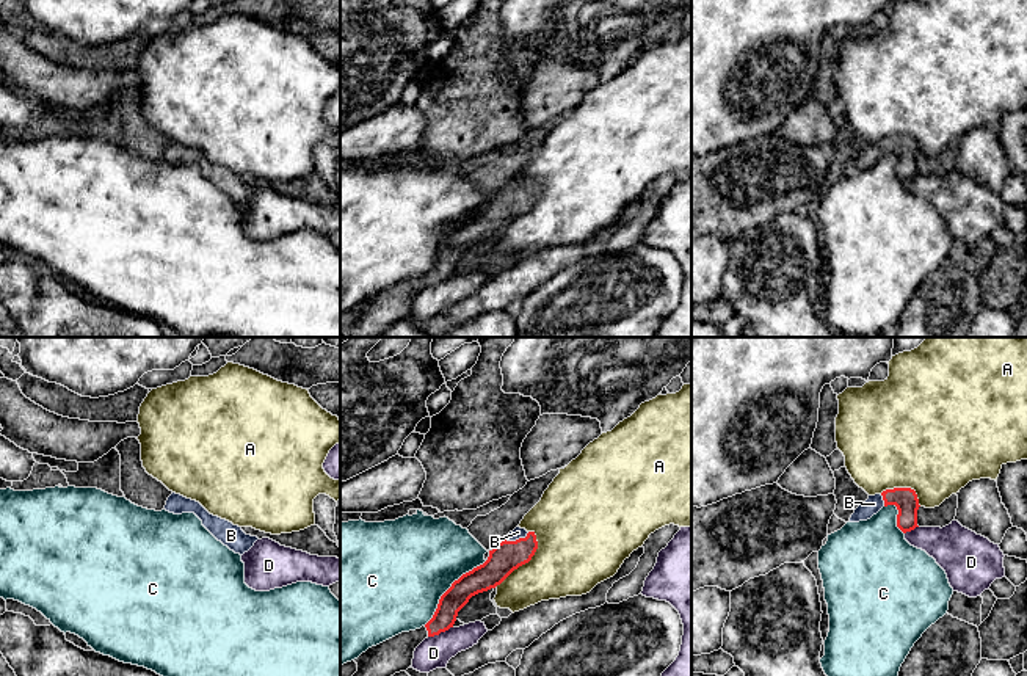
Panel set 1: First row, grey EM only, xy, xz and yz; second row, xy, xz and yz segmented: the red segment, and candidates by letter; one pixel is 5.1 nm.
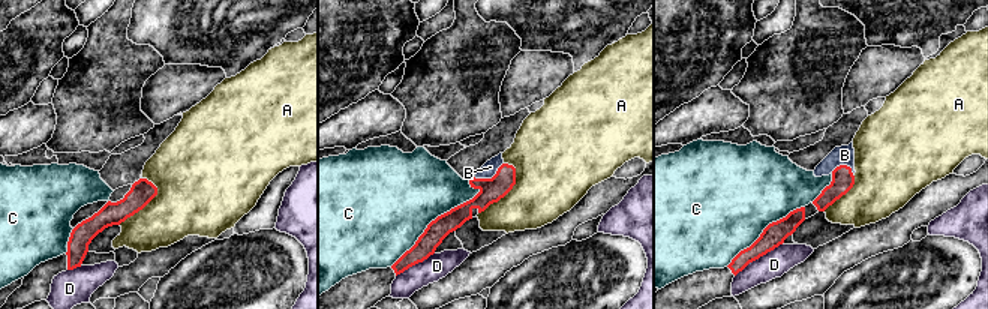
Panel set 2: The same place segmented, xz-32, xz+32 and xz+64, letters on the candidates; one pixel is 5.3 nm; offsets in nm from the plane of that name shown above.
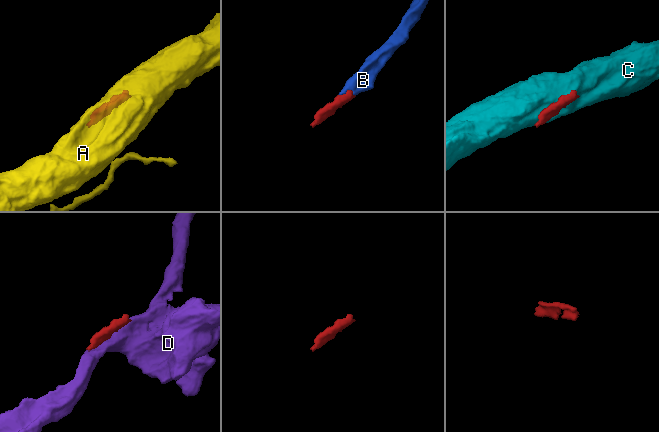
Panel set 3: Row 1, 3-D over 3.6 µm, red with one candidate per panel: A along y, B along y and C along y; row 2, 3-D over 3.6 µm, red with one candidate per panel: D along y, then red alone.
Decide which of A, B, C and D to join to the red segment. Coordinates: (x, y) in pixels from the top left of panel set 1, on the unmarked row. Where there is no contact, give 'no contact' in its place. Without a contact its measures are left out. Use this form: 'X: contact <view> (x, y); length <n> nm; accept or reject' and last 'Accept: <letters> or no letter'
A: contact xz (527, 210); length 340 nm; reject
B: contact xz (516, 188); length 130 nm; accept
C: contact xz (450, 236); length 460 nm; reject
D: contact xz (439, 281); length 140 nm; reject
Accept: B

